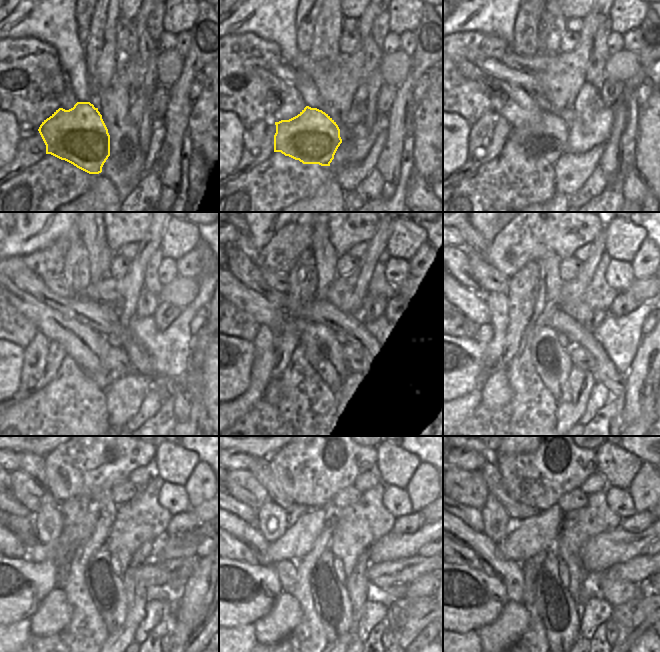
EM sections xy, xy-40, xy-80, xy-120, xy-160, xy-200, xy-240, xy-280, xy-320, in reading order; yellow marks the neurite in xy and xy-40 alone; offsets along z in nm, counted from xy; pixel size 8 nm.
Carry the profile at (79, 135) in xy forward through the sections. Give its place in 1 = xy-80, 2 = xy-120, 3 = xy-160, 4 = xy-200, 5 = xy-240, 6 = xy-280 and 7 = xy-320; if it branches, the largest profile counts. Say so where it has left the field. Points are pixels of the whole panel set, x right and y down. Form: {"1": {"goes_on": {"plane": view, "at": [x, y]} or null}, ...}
{"1": {"goes_on": {"plane": "xy-80", "at": [546, 137]}}, "2": {"goes_on": {"plane": "xy-120", "at": [115, 361]}}, "3": {"goes_on": {"plane": "xy-160", "at": [352, 359]}}, "4": {"goes_on": {"plane": "xy-200", "at": [580, 357]}}, "5": {"goes_on": {"plane": "xy-240", "at": [161, 573]}}, "6": {"goes_on": {"plane": "xy-280", "at": [405, 571]}}, "7": {"goes_on": {"plane": "xy-320", "at": [636, 570]}}}

